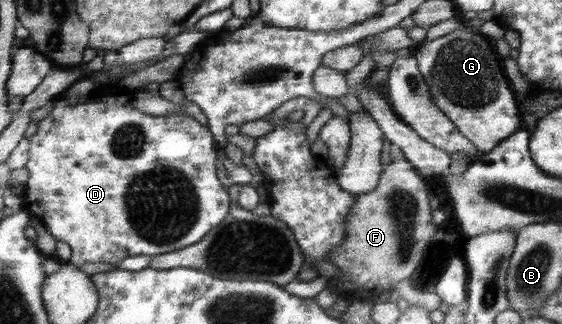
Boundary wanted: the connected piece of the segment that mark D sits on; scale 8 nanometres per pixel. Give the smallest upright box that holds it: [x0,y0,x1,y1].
[23,85,229,267]

